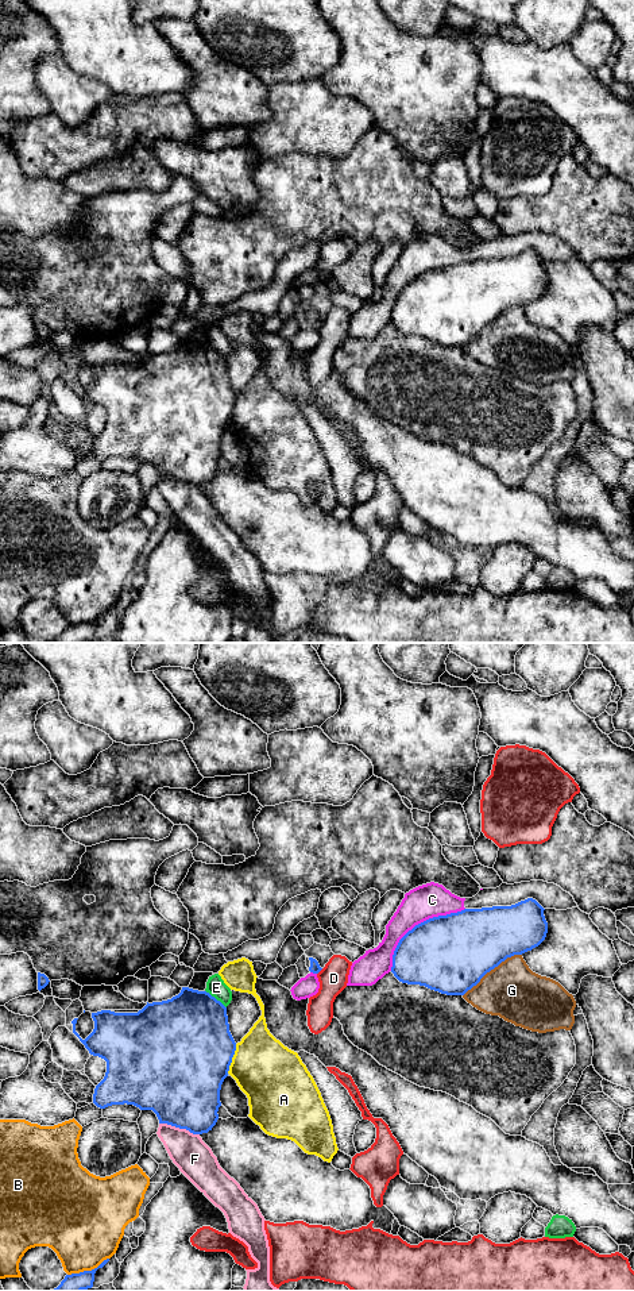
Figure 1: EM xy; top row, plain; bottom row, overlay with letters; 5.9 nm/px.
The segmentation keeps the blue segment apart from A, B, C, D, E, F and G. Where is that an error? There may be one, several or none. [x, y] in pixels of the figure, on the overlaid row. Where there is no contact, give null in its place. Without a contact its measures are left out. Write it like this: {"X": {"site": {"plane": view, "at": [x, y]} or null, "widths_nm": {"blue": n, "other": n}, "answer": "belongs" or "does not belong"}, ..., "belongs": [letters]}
{"A": {"site": {"plane": "xy", "at": [231, 1059]}, "widths_nm": {"blue": 500, "other": 380}, "answer": "does not belong"}, "B": {"site": {"plane": "xy", "at": [88, 1271]}, "widths_nm": {"blue": 140, "other": 440}, "answer": "does not belong"}, "C": {"site": {"plane": "xy", "at": [418, 924]}, "widths_nm": {"blue": 460, "other": 200}, "answer": "does not belong"}, "D": {"site": {"plane": "xy", "at": [320, 970]}, "widths_nm": {"blue": 70, "other": 170}, "answer": "does not belong"}, "E": {"site": {"plane": "xy", "at": [215, 998]}, "widths_nm": {"blue": 460, "other": 110}, "answer": "does not belong"}, "F": {"site": {"plane": "xy", "at": [180, 1128]}, "widths_nm": {"blue": 460, "other": 220}, "answer": "does not belong"}, "G": {"site": {"plane": "xy", "at": [491, 968]}, "widths_nm": {"blue": 460, "other": 340}, "answer": "does not belong"}, "belongs": []}

